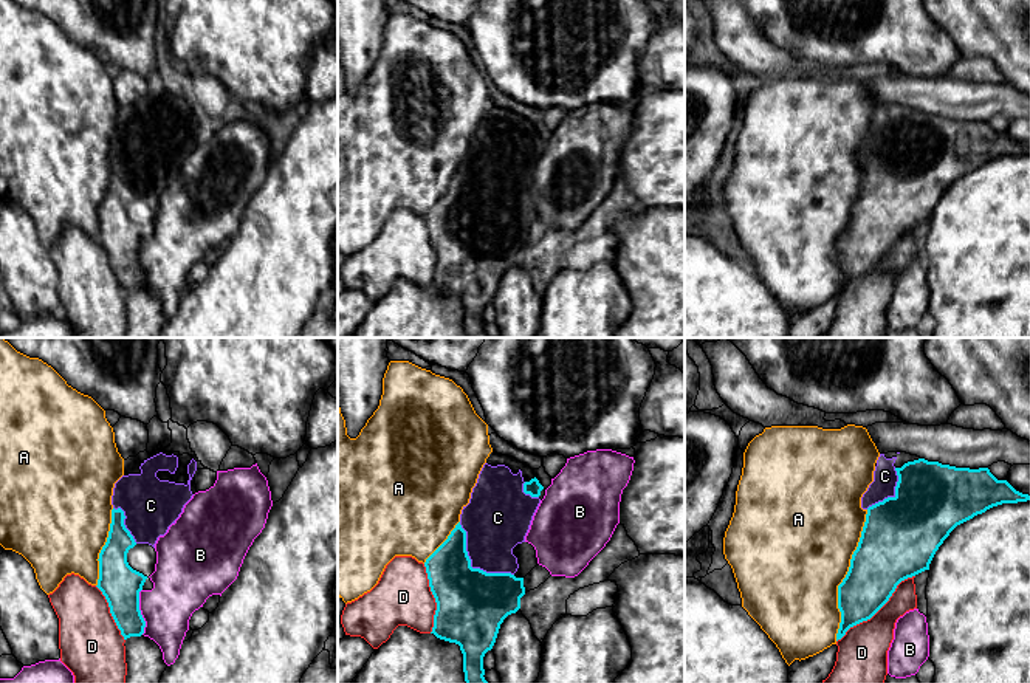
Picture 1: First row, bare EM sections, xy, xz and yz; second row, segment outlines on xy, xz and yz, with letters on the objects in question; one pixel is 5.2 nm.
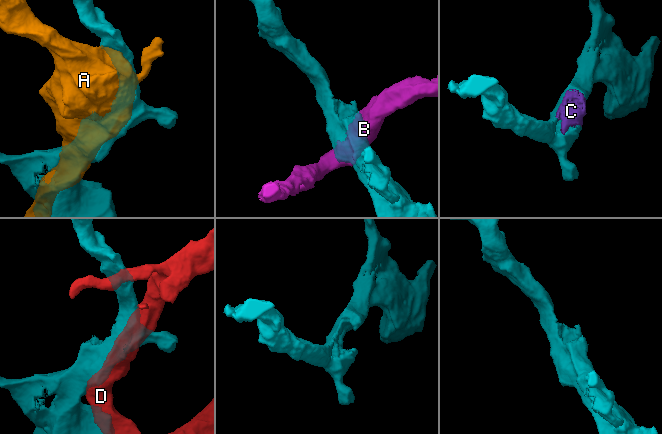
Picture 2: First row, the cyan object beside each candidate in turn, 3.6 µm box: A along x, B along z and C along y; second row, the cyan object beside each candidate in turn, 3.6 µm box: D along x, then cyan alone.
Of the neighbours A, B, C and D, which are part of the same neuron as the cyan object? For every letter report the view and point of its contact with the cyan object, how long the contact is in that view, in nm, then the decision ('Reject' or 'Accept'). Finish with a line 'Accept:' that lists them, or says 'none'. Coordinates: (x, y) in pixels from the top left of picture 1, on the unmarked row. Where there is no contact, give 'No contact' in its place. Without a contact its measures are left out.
A: Touches cyan at yz (846, 228). Shared border 700 nm. Reject
B: Touches cyan at xy (140, 265). Shared border 240 nm. Reject
C: Touches cyan at xz (470, 219). Shared border 400 nm. Accept
D: Touches cyan at yz (877, 264). Shared border 550 nm. Reject
Accept: C

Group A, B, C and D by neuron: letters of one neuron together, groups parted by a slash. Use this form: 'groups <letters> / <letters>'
groups A / B / C / D

